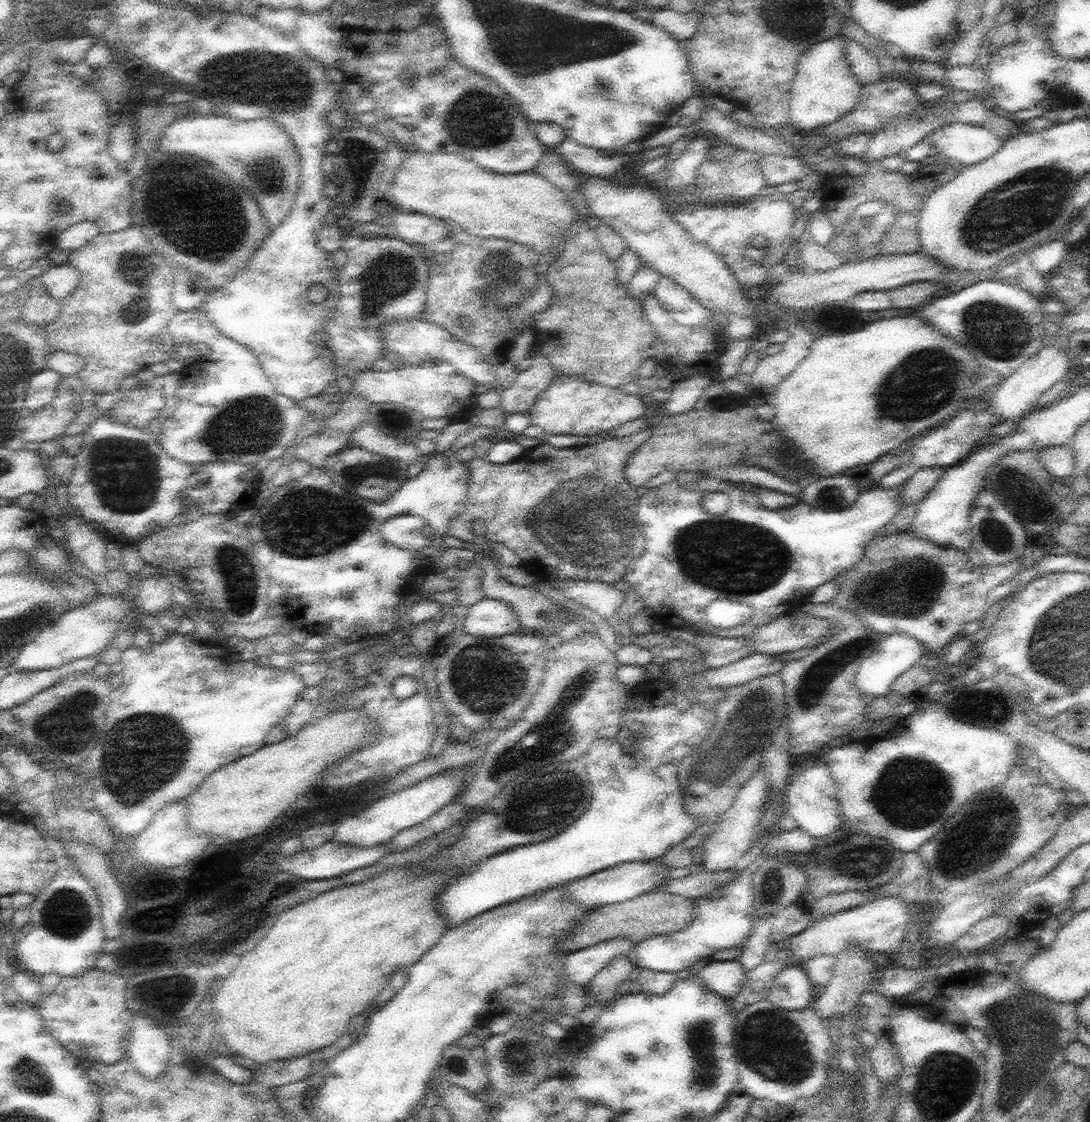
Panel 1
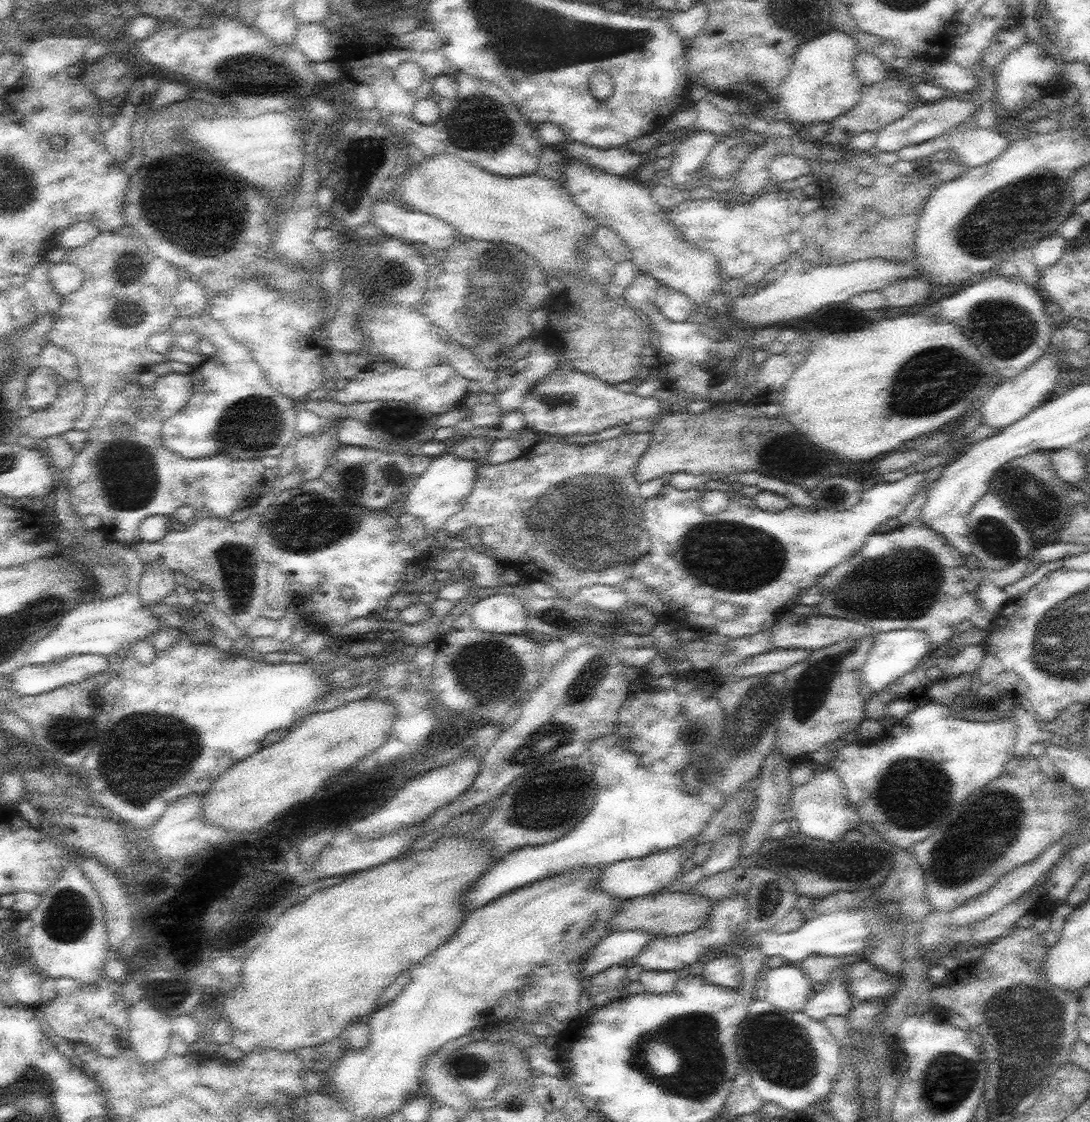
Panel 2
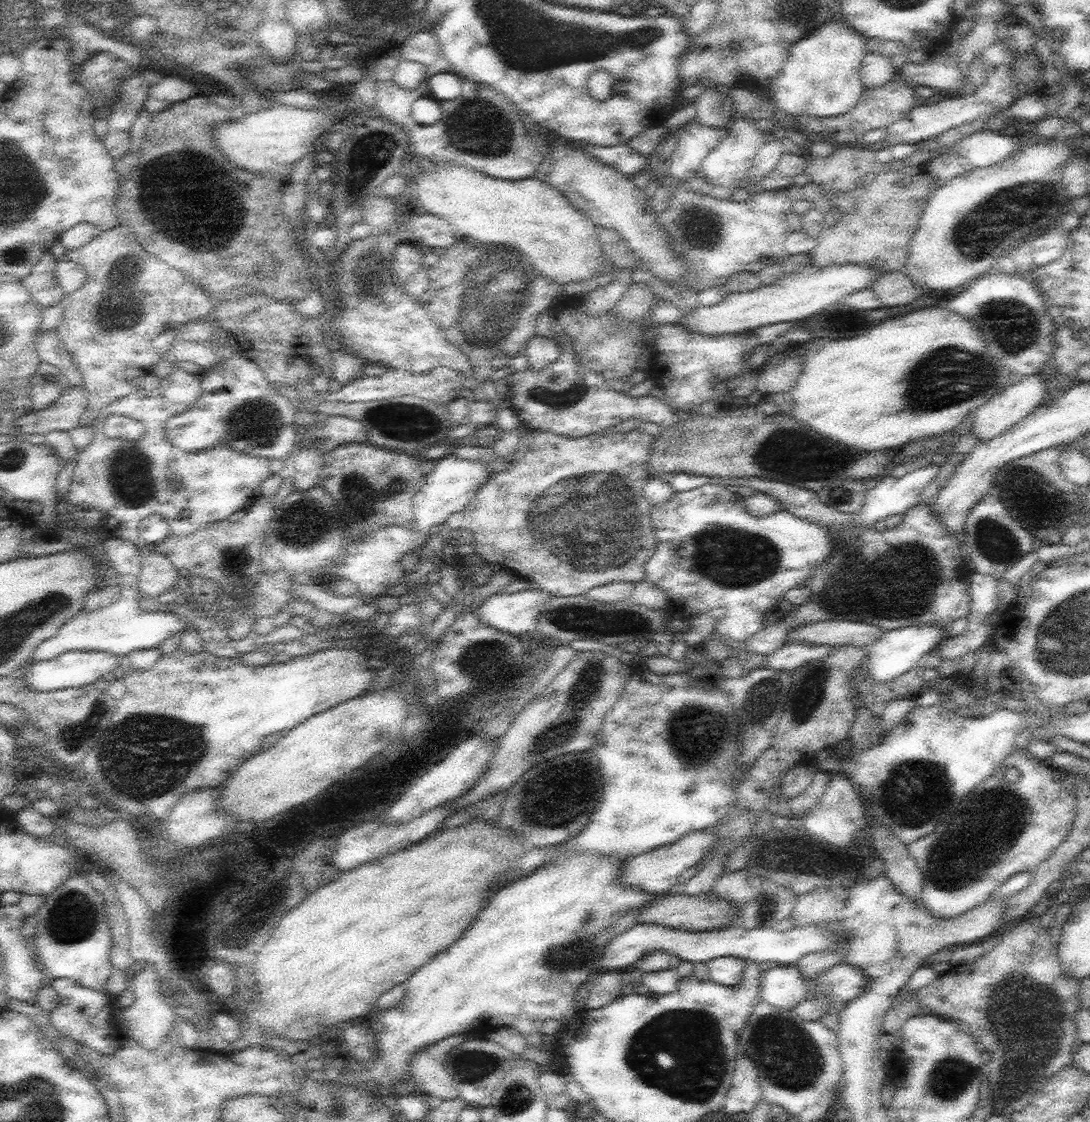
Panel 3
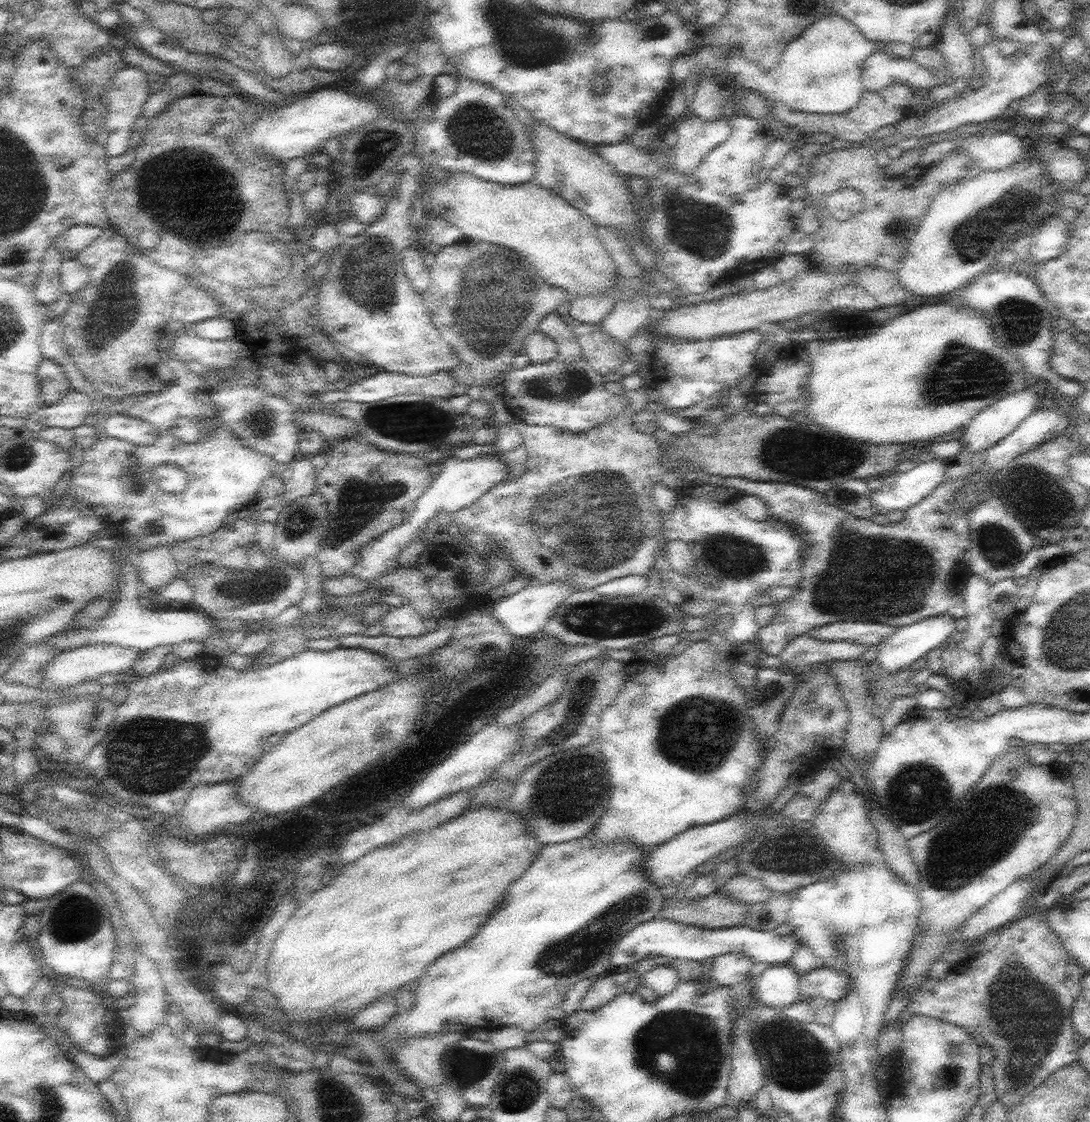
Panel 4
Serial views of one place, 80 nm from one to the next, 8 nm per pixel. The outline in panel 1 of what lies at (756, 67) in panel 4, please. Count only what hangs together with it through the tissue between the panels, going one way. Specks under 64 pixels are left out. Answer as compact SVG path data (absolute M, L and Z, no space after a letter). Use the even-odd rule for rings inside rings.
M842 34L811 46L806 54L802 54L790 85L789 126L797 132L809 133L814 133L821 126L832 126L856 106L862 85L846 60L845 37Z

